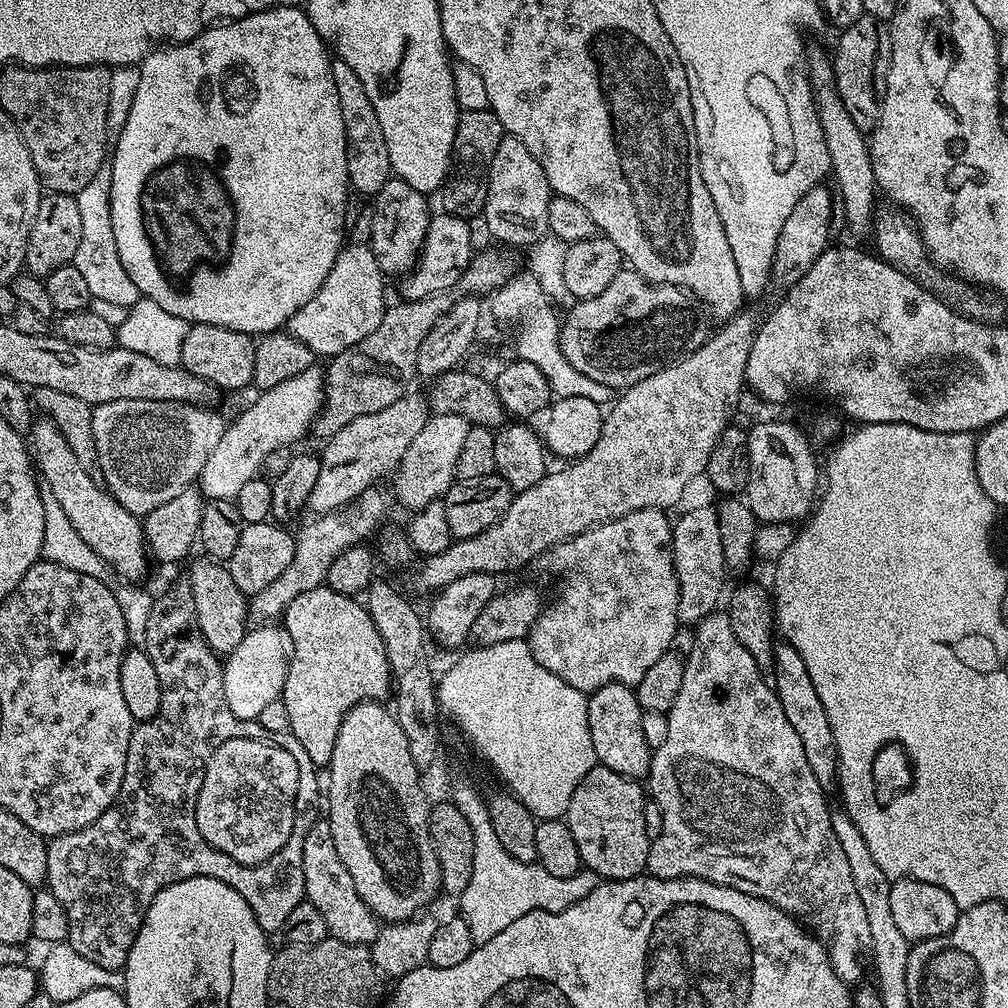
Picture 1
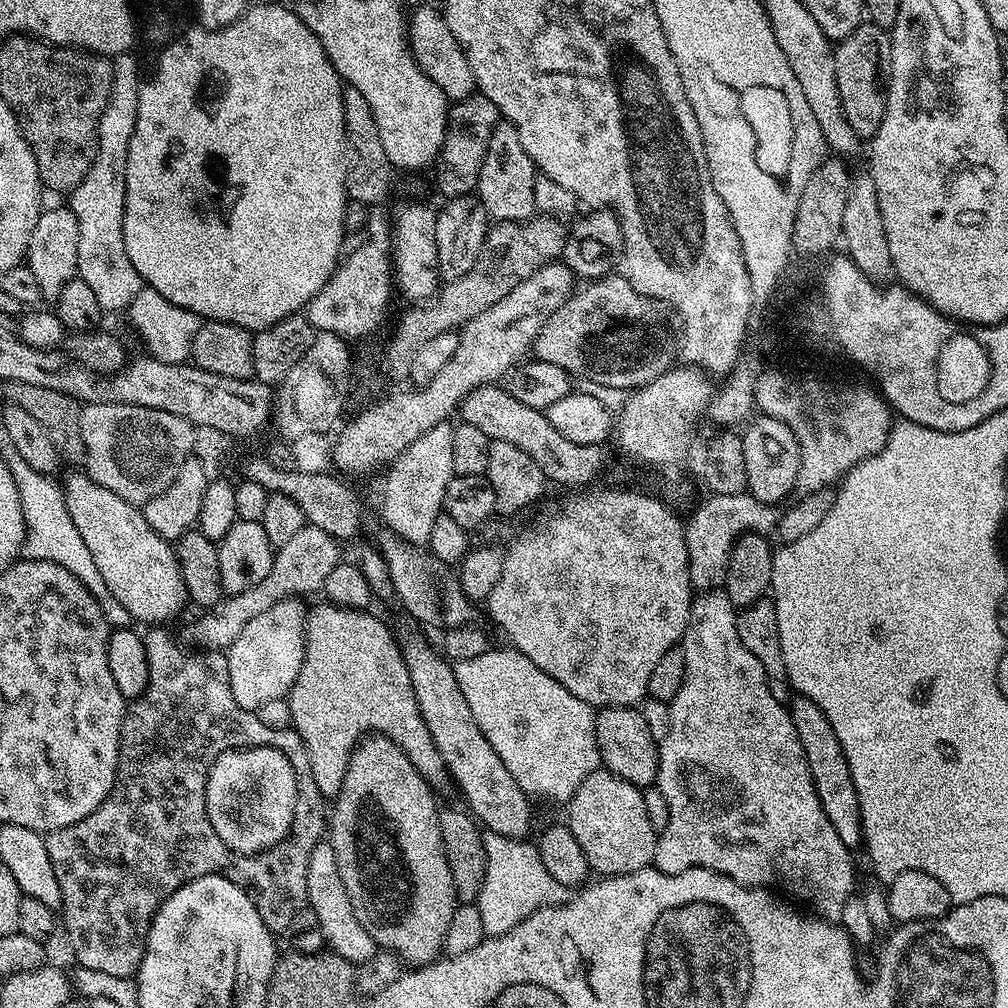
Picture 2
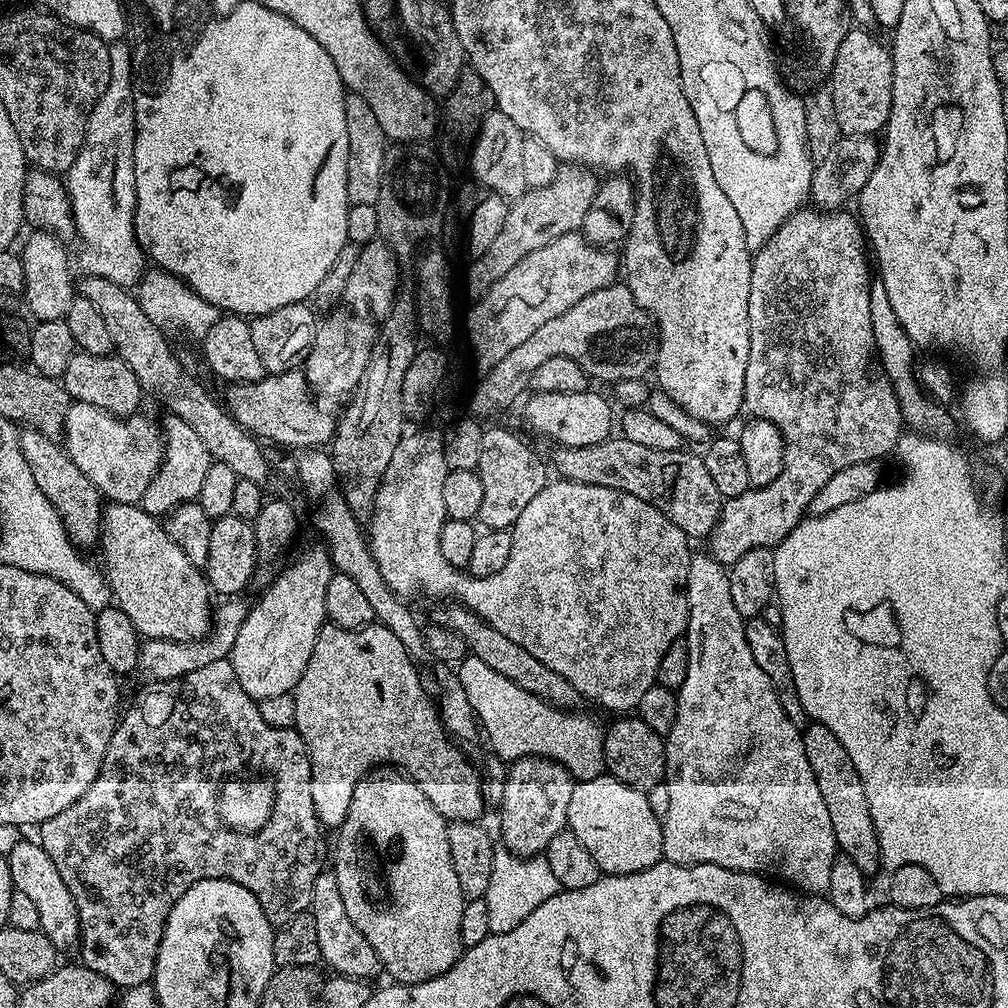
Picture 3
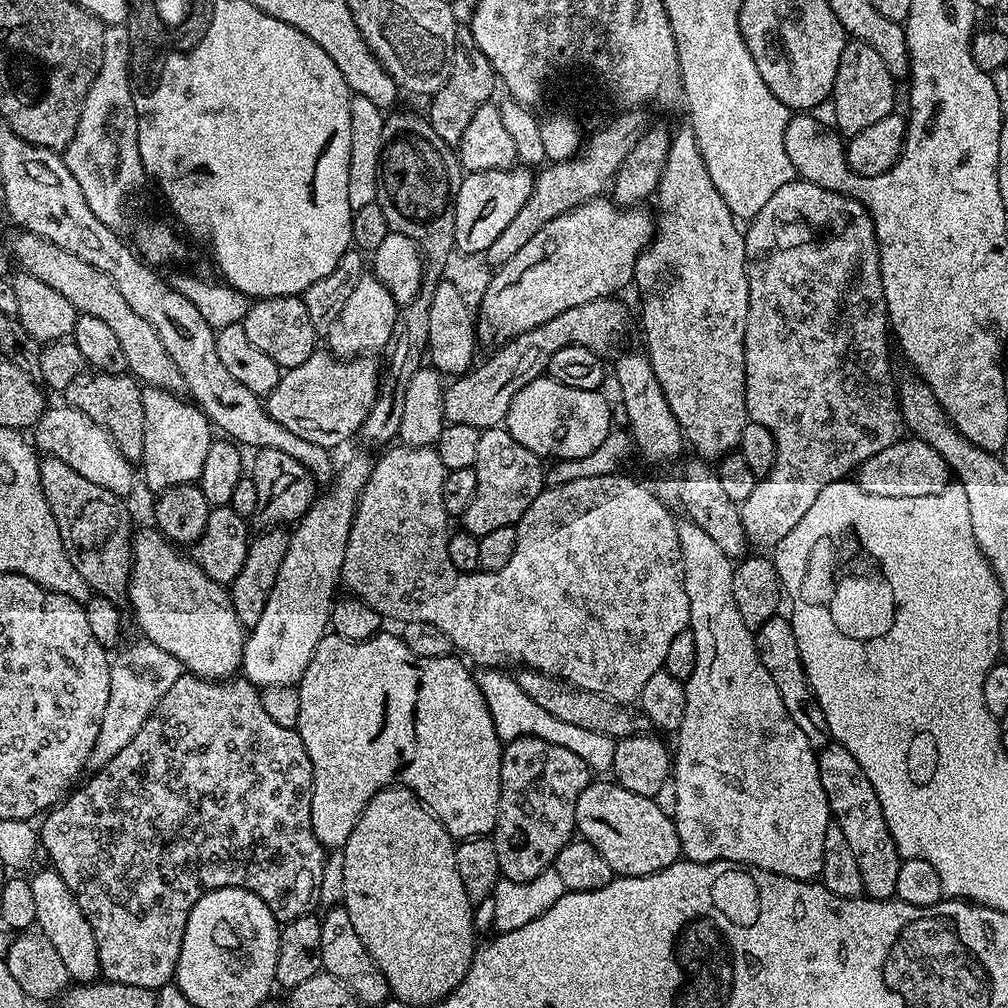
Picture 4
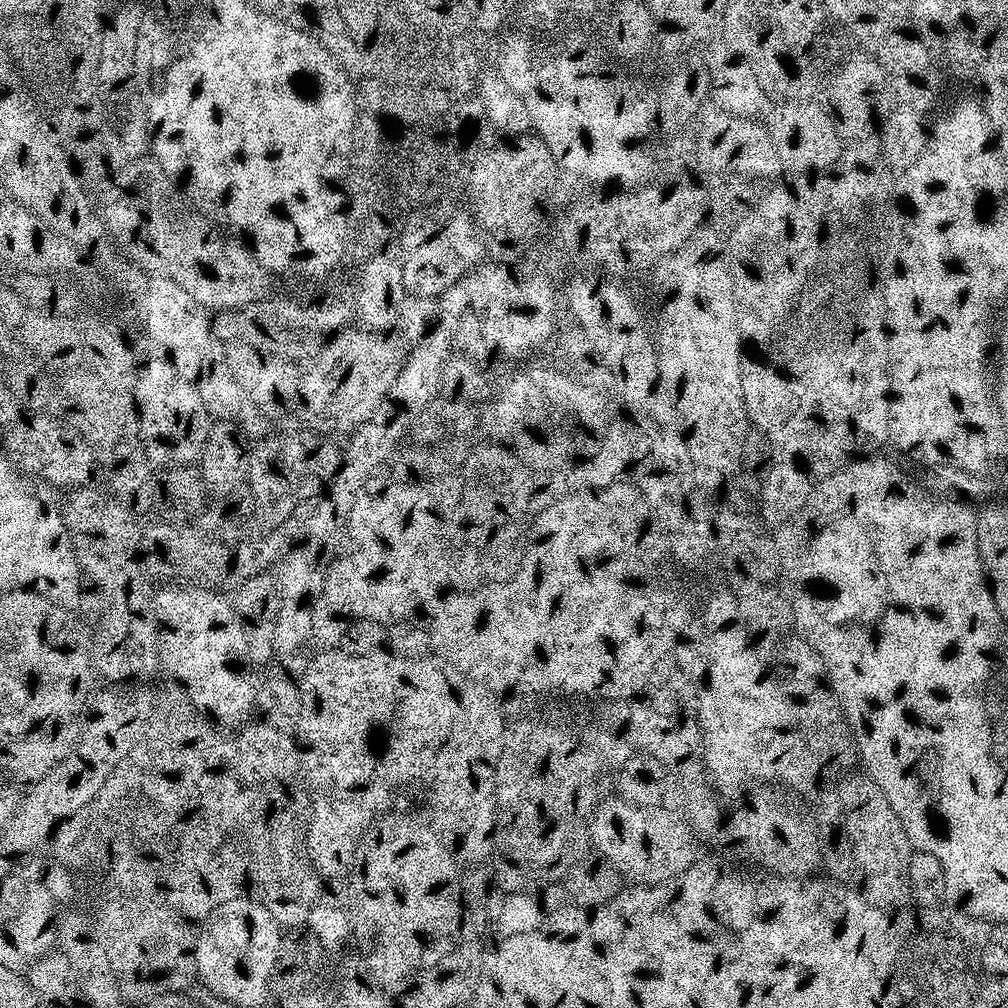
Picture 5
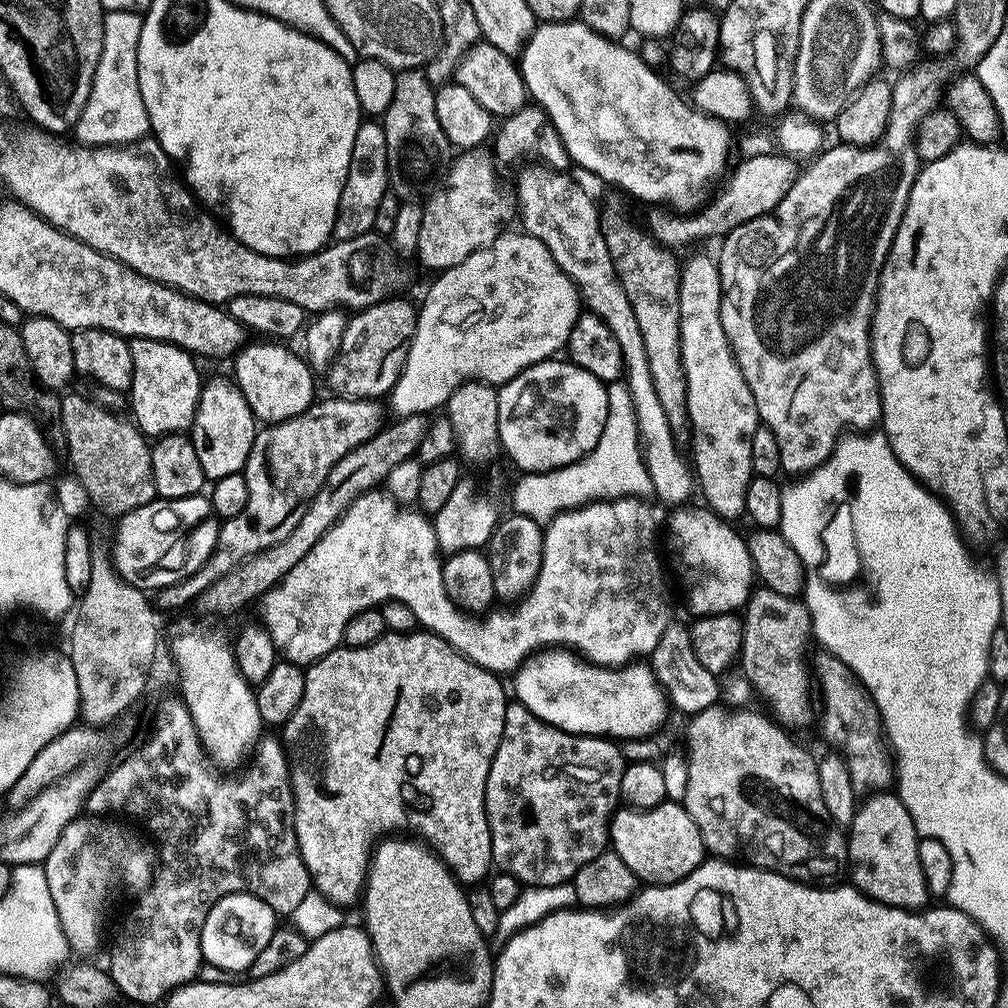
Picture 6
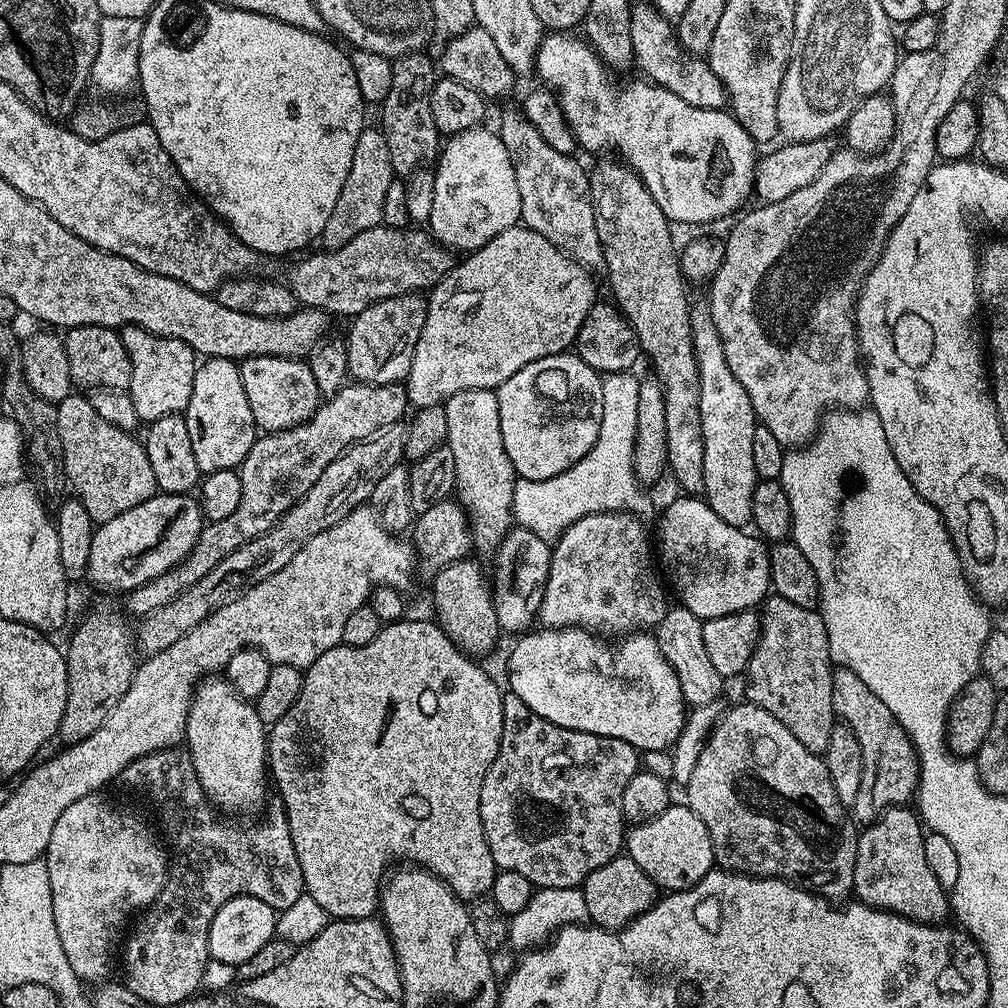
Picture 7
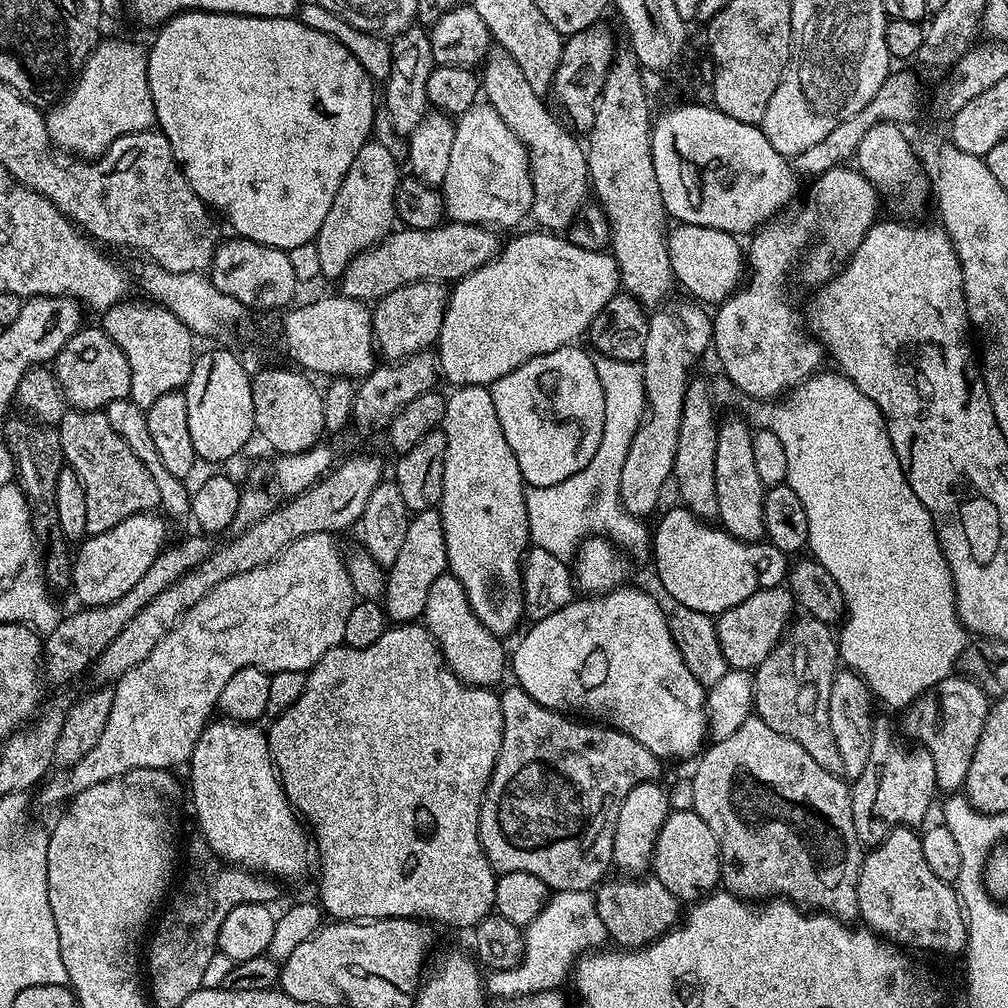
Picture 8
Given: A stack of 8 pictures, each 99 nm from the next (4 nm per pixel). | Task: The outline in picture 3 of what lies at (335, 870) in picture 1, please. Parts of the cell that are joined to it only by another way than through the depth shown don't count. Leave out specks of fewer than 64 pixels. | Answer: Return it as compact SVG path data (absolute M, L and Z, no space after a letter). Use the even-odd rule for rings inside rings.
M325 870L314 878L314 894L310 909L314 918L314 926L318 930L318 950L321 961L332 967L333 973L341 976L354 976L357 980L371 981L372 976L381 975L382 969L378 954L374 954L374 946L362 938L362 930L350 922L346 915L346 905L342 903L342 893L338 891L338 878L335 871Z

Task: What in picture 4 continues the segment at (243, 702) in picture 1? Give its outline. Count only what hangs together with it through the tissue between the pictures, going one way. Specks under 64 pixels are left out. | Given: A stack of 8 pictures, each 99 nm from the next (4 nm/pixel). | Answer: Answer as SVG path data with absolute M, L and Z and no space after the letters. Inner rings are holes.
M352 456L341 468L339 465L332 483L295 521L288 538L286 556L282 558L282 566L274 588L270 590L266 608L244 638L240 663L242 676L257 688L263 690L270 686L299 685L318 642L329 631L332 605L337 595L336 584L338 588L341 583L340 571L346 558L352 519L356 517L356 507L372 473L373 463L373 457Z

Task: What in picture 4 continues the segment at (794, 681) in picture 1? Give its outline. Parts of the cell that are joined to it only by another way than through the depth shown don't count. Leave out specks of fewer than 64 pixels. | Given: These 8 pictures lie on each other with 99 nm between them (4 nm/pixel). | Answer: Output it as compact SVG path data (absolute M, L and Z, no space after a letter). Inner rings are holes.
M825 743L824 747L819 749L816 761L822 790L826 790L826 802L831 819L838 826L842 826L842 834L846 834L846 842L850 842L850 850L854 850L854 862L858 862L859 873L862 874L863 895L869 900L893 899L898 886L898 870L902 858L896 849L892 829L886 826L886 814L882 814L876 788L870 786L870 778L862 774L862 766L850 754L850 750L846 750L840 743Z

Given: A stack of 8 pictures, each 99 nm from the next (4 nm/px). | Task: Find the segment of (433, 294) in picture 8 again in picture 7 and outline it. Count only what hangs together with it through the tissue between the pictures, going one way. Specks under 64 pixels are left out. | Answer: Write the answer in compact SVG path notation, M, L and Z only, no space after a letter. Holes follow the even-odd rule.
M407 292L374 302L374 306L351 317L349 324L352 325L346 335L349 377L362 384L399 384L407 381L422 326L426 326L427 313L427 299L415 292Z

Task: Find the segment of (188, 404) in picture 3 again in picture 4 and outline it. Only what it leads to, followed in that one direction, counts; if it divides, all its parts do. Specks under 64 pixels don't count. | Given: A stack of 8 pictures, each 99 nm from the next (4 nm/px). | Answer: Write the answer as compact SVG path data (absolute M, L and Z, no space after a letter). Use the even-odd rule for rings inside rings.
M20 230L15 234L17 236L12 240L10 252L15 263L16 260L20 263L19 271L29 272L41 282L54 286L54 290L58 290L58 294L62 294L62 298L66 298L66 302L70 302L70 306L74 306L77 313L106 322L107 328L118 337L118 343L122 345L122 354L126 354L128 372L141 385L177 394L185 391L182 373L178 371L178 366L174 366L174 358L166 354L166 346L162 346L162 338L158 338L154 326L150 326L146 318L130 310L126 298L122 298L118 286L110 282L106 273L94 270L94 266L90 266L90 262L82 262L78 254L70 254L62 250L62 246L54 246L49 240L35 236L32 232Z

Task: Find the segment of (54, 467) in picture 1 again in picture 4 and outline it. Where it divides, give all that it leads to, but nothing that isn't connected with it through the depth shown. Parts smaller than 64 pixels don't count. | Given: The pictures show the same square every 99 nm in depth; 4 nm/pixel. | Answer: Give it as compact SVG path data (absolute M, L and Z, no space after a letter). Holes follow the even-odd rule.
M148 526L132 537L132 572L128 575L127 603L132 603L136 624L141 628L143 639L162 646L166 654L174 654L180 665L201 680L227 680L237 675L244 653L245 629L241 627L234 606L231 605L229 589L211 580L197 566L195 559L183 556L155 527Z

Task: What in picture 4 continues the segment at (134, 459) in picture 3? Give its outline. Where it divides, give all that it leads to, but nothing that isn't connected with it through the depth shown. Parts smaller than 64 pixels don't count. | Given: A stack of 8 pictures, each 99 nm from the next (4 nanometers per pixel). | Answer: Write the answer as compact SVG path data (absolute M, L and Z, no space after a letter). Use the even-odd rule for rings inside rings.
M61 406L61 408L45 407L42 418L37 422L34 435L34 444L44 456L53 456L73 470L78 470L82 478L90 478L90 482L98 482L106 490L110 490L115 496L128 498L132 487L138 484L138 472L134 469L133 461L124 457L122 450L110 438L110 434L101 426L89 418L82 410Z

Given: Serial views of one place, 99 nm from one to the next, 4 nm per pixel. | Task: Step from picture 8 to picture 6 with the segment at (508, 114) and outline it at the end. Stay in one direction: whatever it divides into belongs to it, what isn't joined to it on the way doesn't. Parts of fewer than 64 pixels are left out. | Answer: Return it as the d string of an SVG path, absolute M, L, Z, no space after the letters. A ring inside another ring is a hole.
M528 166L516 186L520 199L520 220L523 231L538 238L554 254L554 262L576 284L583 307L593 312L614 334L624 359L623 383L627 384L632 399L634 432L644 458L647 483L652 483L656 496L664 504L687 505L694 492L694 472L689 461L676 445L677 433L672 431L662 410L662 402L654 390L654 378L650 376L650 362L646 362L646 346L642 342L642 330L638 330L638 318L634 318L634 306L622 290L622 282L616 273L610 250L606 250L606 238L600 229L602 212L580 184L575 184L563 171L546 166Z

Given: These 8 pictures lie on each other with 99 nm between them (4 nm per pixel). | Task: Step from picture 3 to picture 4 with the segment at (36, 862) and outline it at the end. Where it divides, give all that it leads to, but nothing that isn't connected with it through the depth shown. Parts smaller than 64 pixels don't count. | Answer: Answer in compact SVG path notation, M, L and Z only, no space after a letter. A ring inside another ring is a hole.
M45 866L41 872L33 871L30 883L34 890L34 906L36 907L35 927L46 938L50 938L50 946L58 950L62 962L66 965L69 981L77 984L91 984L100 976L98 962L98 942L94 942L94 930L90 930L90 922L86 922L86 914L82 914L82 906L74 898L70 886L62 882L55 868Z

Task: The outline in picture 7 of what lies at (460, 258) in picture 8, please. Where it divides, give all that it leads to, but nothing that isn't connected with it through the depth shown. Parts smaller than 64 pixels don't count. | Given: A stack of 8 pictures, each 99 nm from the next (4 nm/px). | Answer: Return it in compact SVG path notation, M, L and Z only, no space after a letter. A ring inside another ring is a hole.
M381 226L370 230L362 230L362 234L350 238L350 242L346 242L346 246L319 251L314 253L313 256L306 257L305 260L298 261L289 270L286 283L303 307L318 308L333 317L345 316L345 318L351 318L362 310L374 306L374 302L382 302L391 296L431 290L450 271L454 263L453 253L444 245L438 243L431 234L424 230L409 230L408 228Z

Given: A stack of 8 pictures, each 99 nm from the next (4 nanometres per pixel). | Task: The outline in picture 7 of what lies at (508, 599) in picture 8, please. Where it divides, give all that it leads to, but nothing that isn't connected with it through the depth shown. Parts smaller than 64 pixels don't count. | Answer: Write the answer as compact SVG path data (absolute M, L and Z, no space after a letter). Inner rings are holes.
M467 388L445 400L446 447L454 454L455 495L468 513L475 551L495 553L496 547L514 527L512 503L517 474L502 442L502 422L498 418L498 398L490 388Z

